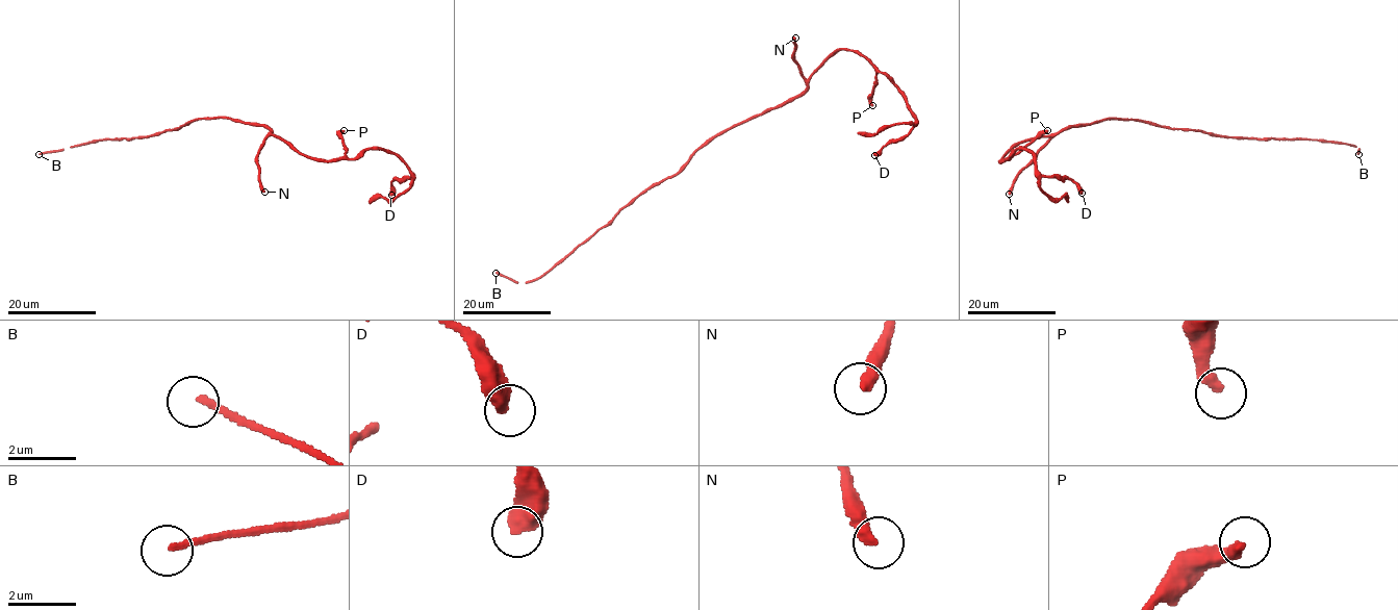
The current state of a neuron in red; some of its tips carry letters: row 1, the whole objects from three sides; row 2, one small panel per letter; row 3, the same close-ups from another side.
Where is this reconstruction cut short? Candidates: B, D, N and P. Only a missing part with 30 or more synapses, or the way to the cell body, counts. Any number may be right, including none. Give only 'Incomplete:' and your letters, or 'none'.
Incomplete: N

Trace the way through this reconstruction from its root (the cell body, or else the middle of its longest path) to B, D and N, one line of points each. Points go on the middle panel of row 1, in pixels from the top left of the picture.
B: (762, 115), (755, 115), (711, 137), (677, 174), (645, 189), (607, 225), (539, 277), (516, 282), (496, 273)
D: (762, 115), (801, 97), (837, 50), (860, 52), (895, 85), (915, 119), (907, 135), (874, 155)
N: (762, 115), (801, 97), (807, 86), (792, 55), (795, 37)

